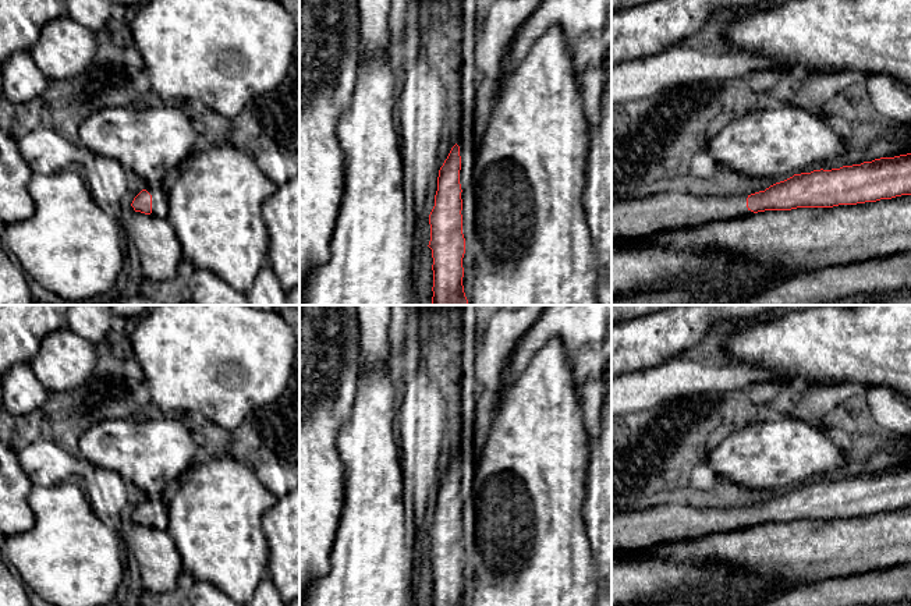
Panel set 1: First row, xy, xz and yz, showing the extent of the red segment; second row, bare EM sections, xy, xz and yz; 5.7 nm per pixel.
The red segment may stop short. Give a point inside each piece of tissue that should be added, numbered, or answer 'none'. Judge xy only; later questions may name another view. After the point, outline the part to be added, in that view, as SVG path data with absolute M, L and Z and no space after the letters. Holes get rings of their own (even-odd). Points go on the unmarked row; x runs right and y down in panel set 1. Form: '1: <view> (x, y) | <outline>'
1: xy (159, 509) | M162 496L146 497L143 502L146 502L152 507L150 527L167 531L169 511L167 511L167 504L163 502Z

